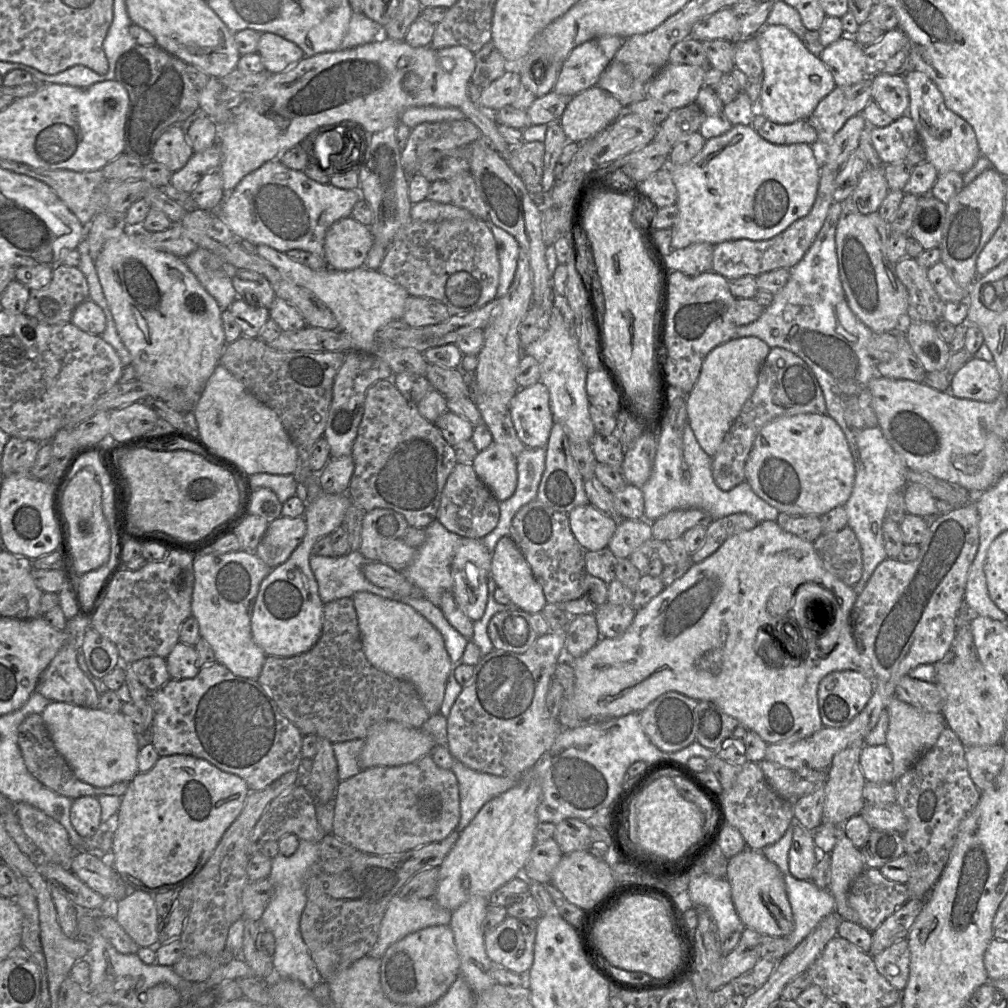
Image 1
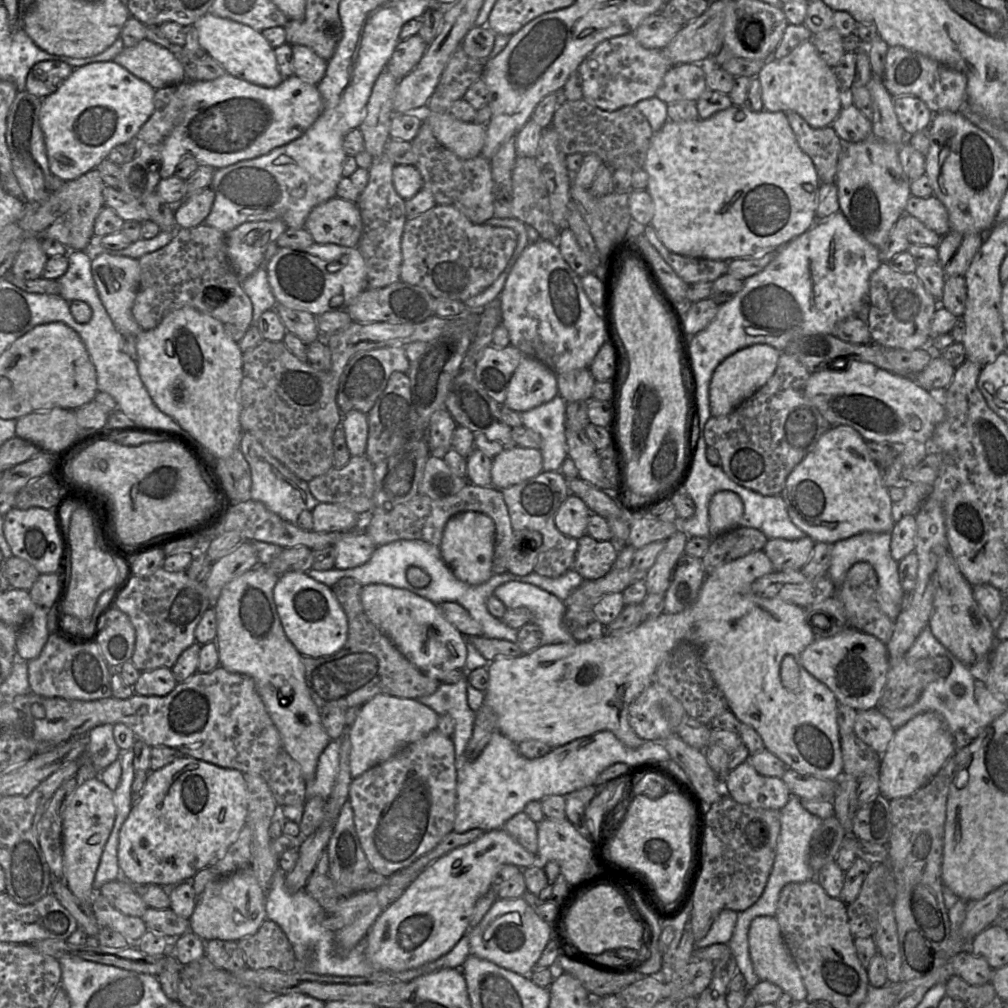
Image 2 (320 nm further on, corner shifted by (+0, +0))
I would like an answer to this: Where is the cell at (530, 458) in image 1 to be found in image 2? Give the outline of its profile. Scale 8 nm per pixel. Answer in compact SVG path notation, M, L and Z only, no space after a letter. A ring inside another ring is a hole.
M559 396L531 410L519 413L522 426L541 437L539 451L543 460L543 472L558 471L568 457L565 436L566 402Z

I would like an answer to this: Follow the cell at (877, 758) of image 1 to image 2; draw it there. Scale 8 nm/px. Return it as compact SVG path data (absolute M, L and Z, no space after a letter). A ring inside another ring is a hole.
M876 707L857 711L854 733L865 744L882 755L887 750L895 729L888 718Z

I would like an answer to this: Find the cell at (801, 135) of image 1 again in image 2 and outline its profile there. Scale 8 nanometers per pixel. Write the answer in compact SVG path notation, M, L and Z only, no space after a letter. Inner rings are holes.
M786 111L787 118L795 133L800 148L813 160L821 183L836 183L837 166L844 143L833 127L813 128L795 111Z

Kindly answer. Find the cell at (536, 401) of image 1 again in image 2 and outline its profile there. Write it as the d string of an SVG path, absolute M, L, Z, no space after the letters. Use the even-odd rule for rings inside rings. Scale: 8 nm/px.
M523 355L508 383L504 404L522 413L551 401L557 395L556 374L542 362Z

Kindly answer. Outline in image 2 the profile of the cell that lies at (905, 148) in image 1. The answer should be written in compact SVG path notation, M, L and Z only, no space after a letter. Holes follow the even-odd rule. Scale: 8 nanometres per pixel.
M849 101L831 126L844 144L860 142L872 135L871 121Z

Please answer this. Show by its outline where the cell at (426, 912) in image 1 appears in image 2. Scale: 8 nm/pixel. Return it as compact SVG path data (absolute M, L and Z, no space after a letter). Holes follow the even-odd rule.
M467 933L459 942L445 955L429 962L421 967L406 970L403 972L385 971L403 982L412 981L416 977L436 972L444 968L461 969L463 963L470 955L470 944Z

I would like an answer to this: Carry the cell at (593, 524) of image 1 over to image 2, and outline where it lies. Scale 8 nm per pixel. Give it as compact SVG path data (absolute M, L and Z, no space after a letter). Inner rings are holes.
M570 494L561 504L555 516L555 525L564 535L576 540L588 535L588 519L591 512L577 496Z

